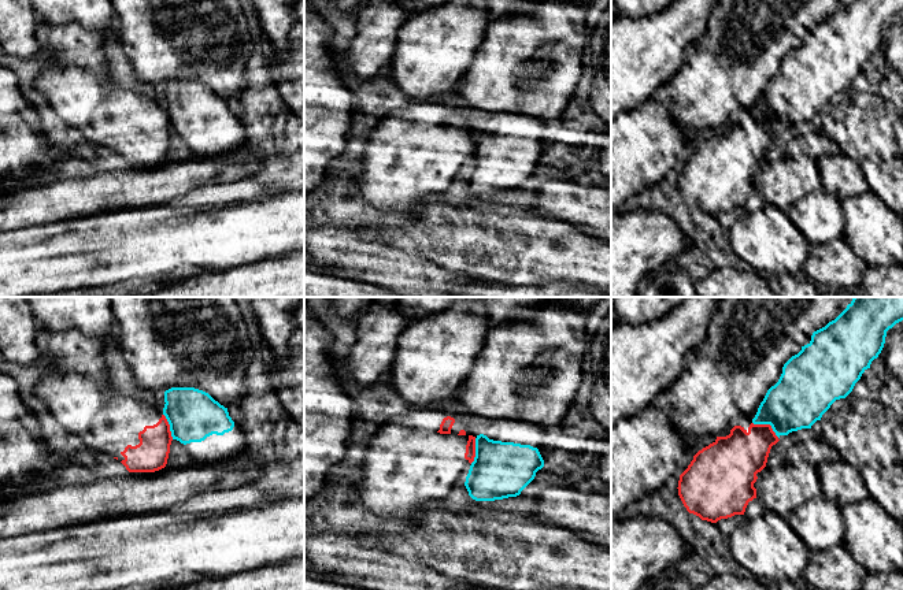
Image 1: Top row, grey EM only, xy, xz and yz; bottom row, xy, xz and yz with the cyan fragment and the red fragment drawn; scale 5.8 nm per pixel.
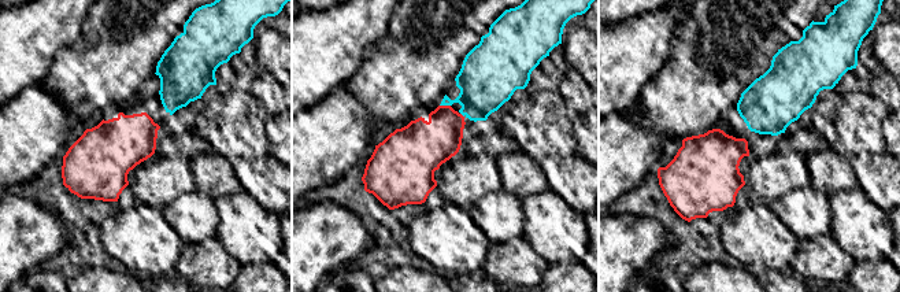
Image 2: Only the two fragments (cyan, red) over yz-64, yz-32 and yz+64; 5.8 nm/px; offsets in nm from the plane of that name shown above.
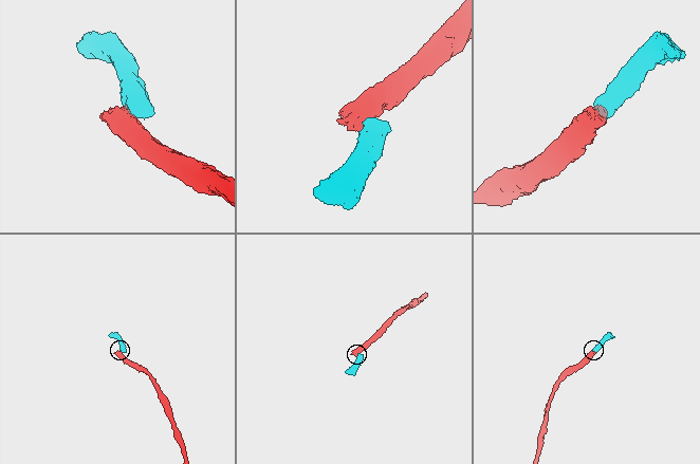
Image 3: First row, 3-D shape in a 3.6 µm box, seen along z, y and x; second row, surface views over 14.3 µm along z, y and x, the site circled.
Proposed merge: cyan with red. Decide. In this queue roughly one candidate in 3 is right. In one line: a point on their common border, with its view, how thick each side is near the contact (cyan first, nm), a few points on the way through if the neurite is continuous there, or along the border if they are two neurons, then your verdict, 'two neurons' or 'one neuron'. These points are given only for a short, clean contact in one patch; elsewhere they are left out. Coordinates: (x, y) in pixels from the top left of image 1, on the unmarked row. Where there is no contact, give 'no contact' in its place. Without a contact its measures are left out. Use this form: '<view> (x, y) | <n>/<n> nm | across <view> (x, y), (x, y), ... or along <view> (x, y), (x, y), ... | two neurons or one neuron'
yz (768, 117) | 320/280 nm | along yz (752, 115), (769, 118), (778, 130) | two neurons

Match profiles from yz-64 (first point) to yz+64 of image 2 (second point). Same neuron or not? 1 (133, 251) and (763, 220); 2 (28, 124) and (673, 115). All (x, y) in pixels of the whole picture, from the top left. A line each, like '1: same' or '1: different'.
1: same
2: different

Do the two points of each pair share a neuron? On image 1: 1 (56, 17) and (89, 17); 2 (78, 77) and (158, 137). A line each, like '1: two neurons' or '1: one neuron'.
1: one neuron
2: one neuron

